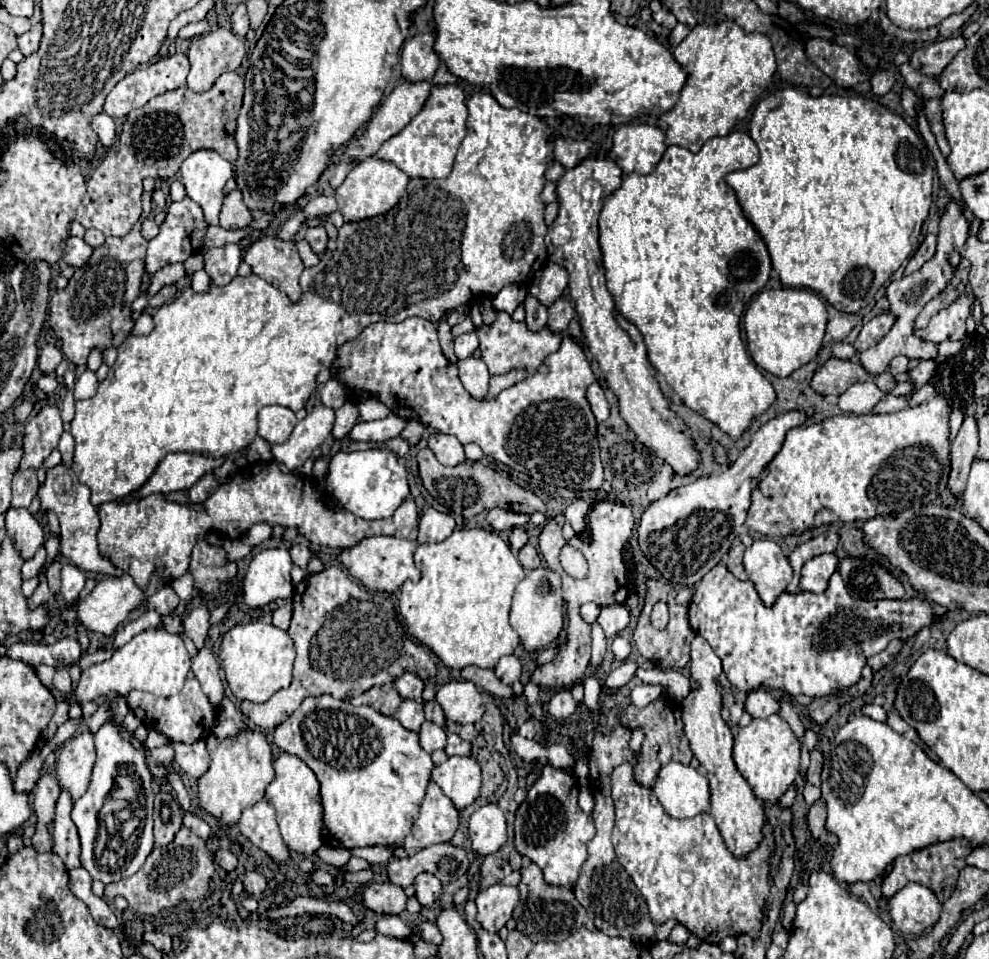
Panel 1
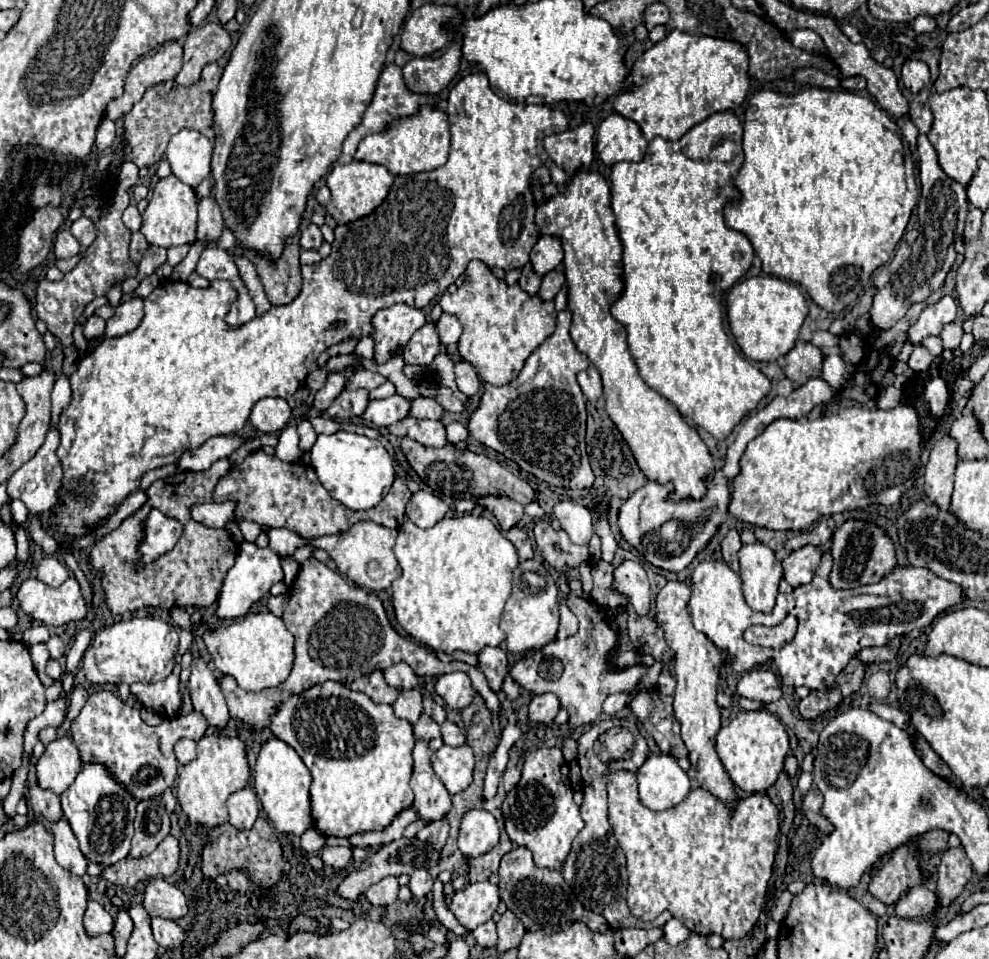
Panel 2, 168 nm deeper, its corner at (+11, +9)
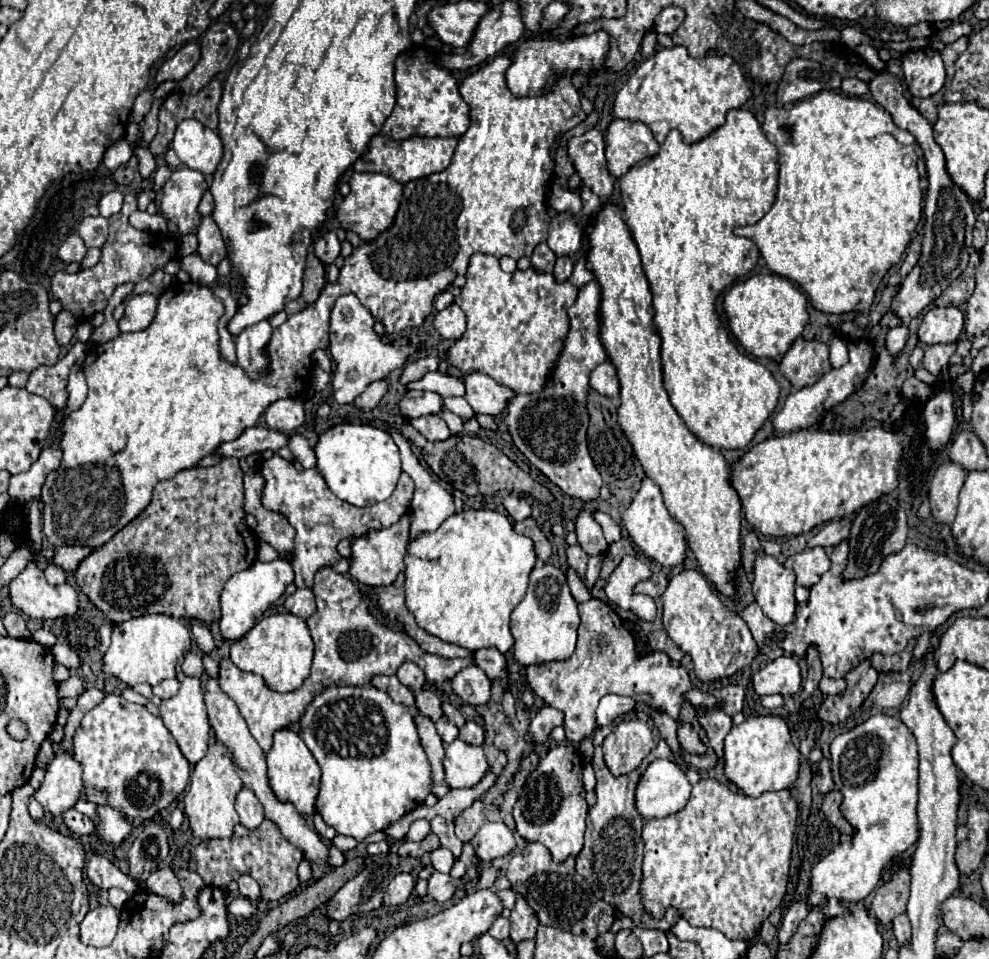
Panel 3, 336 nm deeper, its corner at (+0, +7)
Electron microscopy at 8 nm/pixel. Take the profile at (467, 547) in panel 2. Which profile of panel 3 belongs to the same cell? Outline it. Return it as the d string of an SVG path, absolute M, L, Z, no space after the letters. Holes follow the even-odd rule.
M497 510L457 512L449 516L433 534L421 534L409 544L405 556L405 604L417 624L443 642L463 646L471 652L479 648L497 648L505 654L513 646L509 614L527 592L535 560L533 540L517 534L505 514Z

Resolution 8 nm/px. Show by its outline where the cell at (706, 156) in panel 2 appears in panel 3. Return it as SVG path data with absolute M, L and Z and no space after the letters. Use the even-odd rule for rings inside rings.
M729 110L727 122L697 144L685 144L679 130L671 130L661 150L635 164L621 180L621 198L627 226L641 252L643 270L651 284L655 326L661 336L661 360L665 390L695 438L711 448L745 448L779 402L779 384L773 374L752 357L739 352L717 312L717 296L737 278L753 270L759 258L757 246L733 234L735 226L759 222L775 202L777 188L777 148L765 138L757 118L749 110Z

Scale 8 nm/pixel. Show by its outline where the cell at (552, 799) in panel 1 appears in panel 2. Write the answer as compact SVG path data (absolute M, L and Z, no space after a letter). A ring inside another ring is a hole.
M560 748L532 750L524 760L520 782L508 792L502 806L510 840L528 848L534 854L536 866L550 870L562 868L564 858L572 848L572 840L584 828L580 808L572 800L572 788L562 776L562 766L564 756Z

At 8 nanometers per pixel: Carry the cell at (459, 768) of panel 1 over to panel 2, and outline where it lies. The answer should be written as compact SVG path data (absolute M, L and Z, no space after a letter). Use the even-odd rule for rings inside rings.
M444 744L438 752L434 752L432 768L452 796L466 790L468 784L472 782L472 770L474 770L472 748L468 744L458 748Z

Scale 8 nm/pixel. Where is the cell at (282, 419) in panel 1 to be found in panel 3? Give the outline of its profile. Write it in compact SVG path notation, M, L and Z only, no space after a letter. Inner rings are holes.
M297 398L277 400L265 410L265 420L267 420L269 428L291 434L305 422L303 402Z

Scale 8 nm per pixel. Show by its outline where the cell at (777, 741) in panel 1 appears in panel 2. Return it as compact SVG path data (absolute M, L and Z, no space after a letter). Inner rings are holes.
M760 708L752 712L742 710L728 726L722 726L716 736L716 750L732 782L740 790L754 794L764 792L768 786L776 782L790 748L788 748L788 734L782 722L768 710Z

